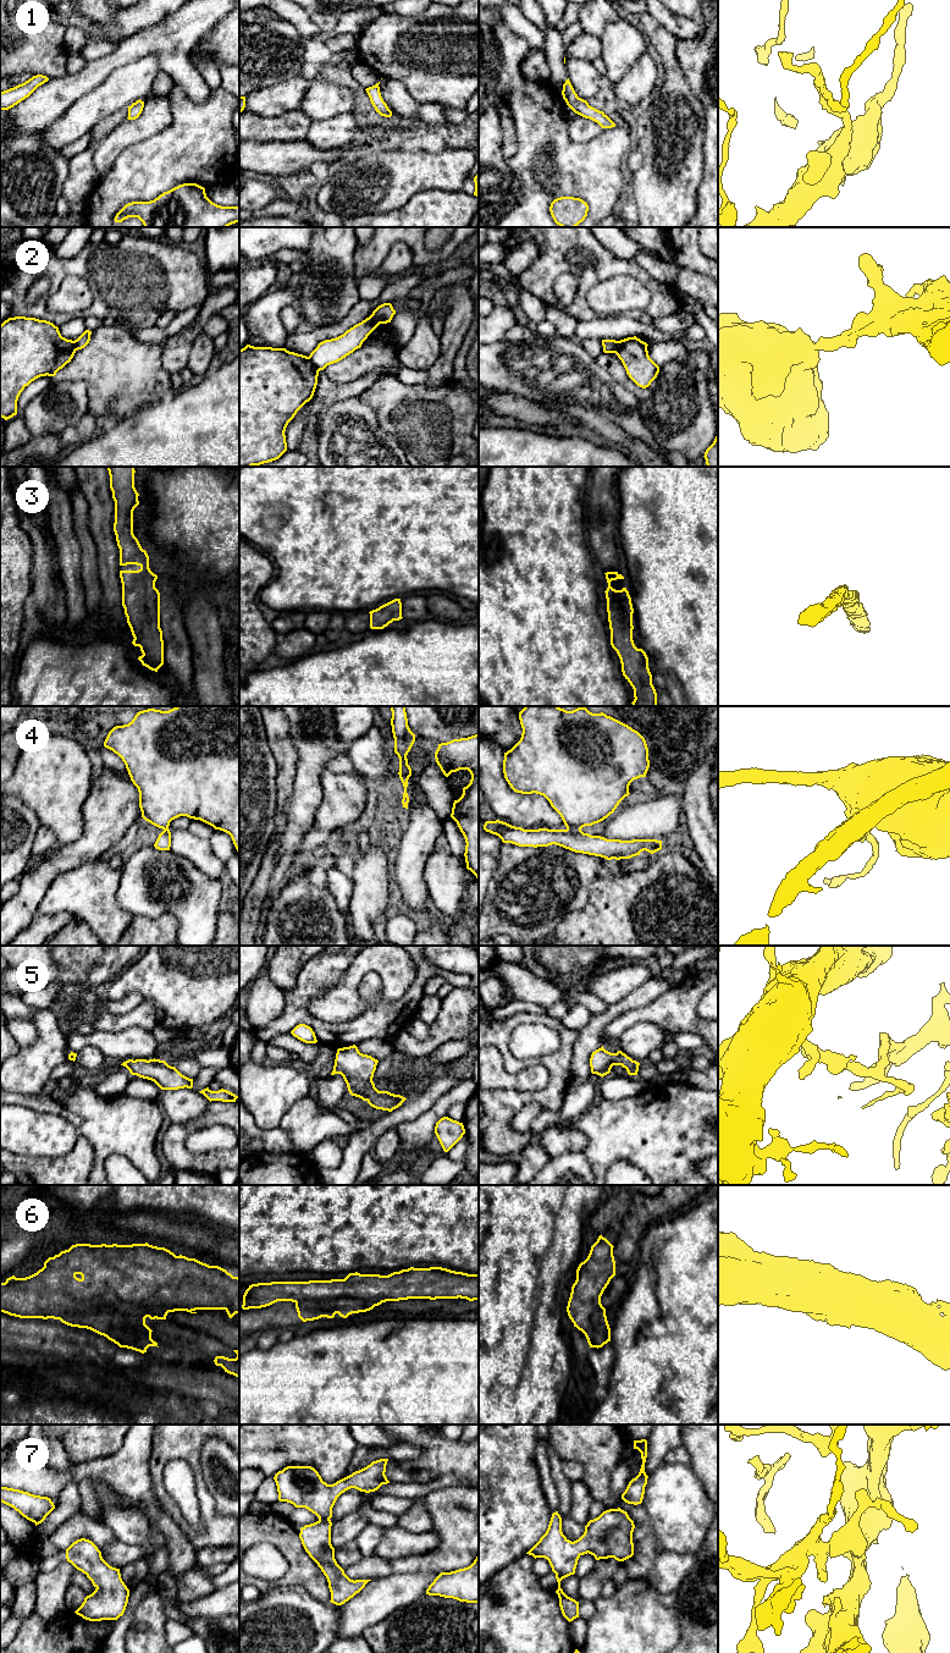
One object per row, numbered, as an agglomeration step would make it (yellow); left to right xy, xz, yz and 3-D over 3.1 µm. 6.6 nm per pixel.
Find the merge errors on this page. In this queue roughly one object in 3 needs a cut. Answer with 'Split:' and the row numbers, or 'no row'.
Split: 2, 4, 6

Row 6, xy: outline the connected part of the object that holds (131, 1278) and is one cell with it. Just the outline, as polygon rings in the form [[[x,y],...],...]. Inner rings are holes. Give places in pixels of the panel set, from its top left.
[[[76,1244],[44,1262],[37,1273],[16,1278],[15,1275],[0,1283],[0,1312],[20,1318],[54,1318],[65,1313],[92,1312],[109,1305],[126,1315],[148,1311],[158,1313],[156,1319],[166,1319],[169,1312],[197,1310],[225,1310],[230,1318],[239,1315],[239,1278],[233,1277],[219,1266],[209,1266],[195,1258],[176,1256],[165,1247],[145,1244],[132,1245],[90,1245]]]

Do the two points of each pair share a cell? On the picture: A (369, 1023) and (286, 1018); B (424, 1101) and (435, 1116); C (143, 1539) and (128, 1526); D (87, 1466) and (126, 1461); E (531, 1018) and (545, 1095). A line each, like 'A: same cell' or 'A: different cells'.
A: same cell
B: different cells
C: same cell
D: same cell
E: same cell

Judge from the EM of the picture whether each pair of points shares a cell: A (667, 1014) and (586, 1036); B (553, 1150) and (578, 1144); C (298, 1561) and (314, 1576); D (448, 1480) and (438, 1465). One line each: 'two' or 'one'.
A: two
B: one
C: one
D: two

